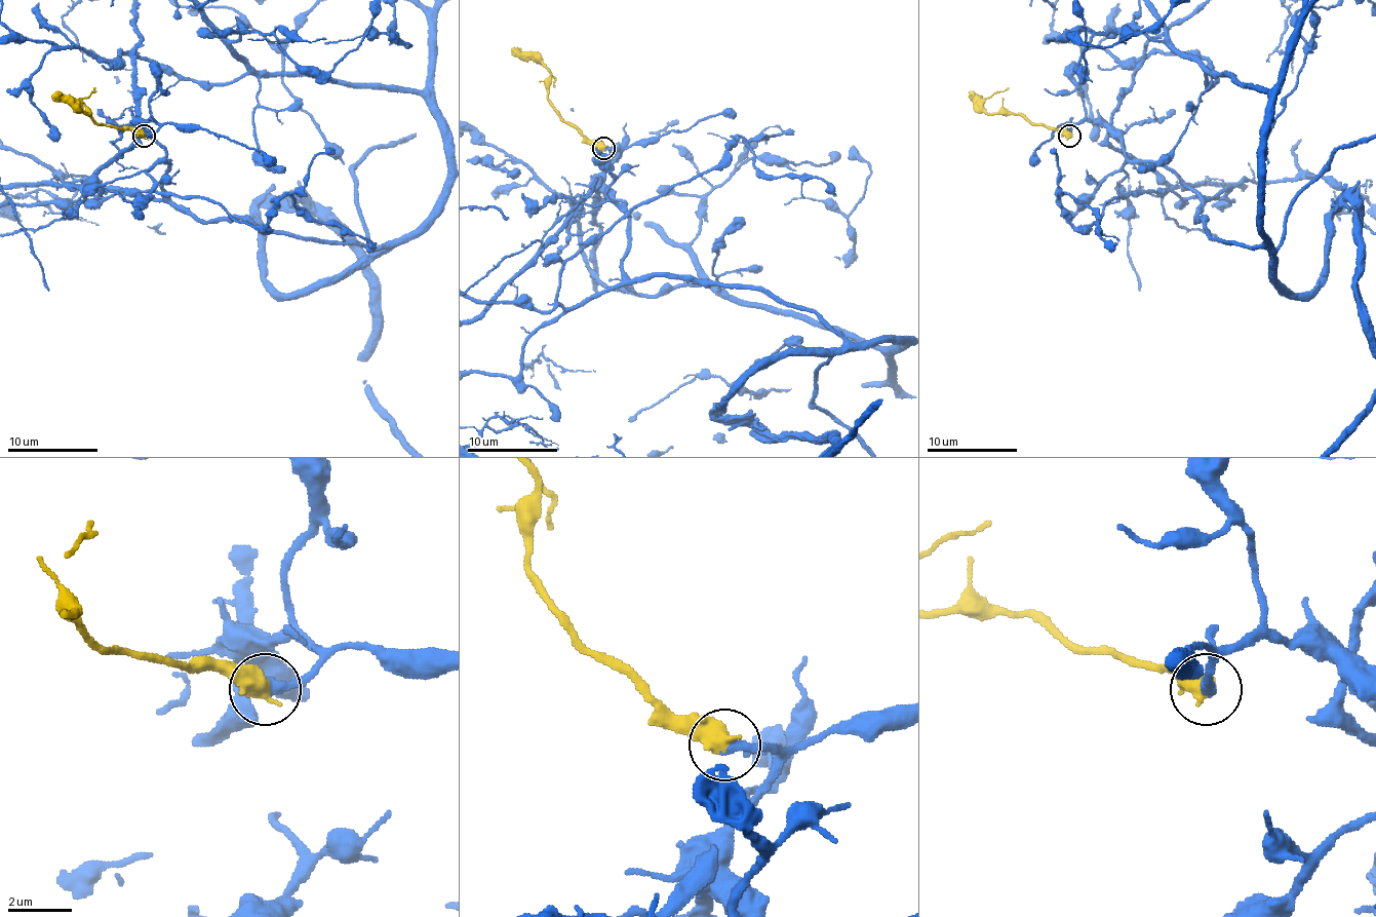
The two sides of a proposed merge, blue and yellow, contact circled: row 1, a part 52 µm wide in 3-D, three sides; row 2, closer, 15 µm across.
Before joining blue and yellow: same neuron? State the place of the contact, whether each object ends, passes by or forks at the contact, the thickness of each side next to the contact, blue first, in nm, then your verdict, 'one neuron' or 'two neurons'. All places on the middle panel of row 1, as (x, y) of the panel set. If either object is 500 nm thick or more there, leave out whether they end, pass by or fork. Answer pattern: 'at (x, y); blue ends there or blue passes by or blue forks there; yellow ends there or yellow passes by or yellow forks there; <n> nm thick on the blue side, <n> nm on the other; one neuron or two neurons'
at (603, 148); 360 nm thick on the blue side, 650 nm on the other; one neuron

